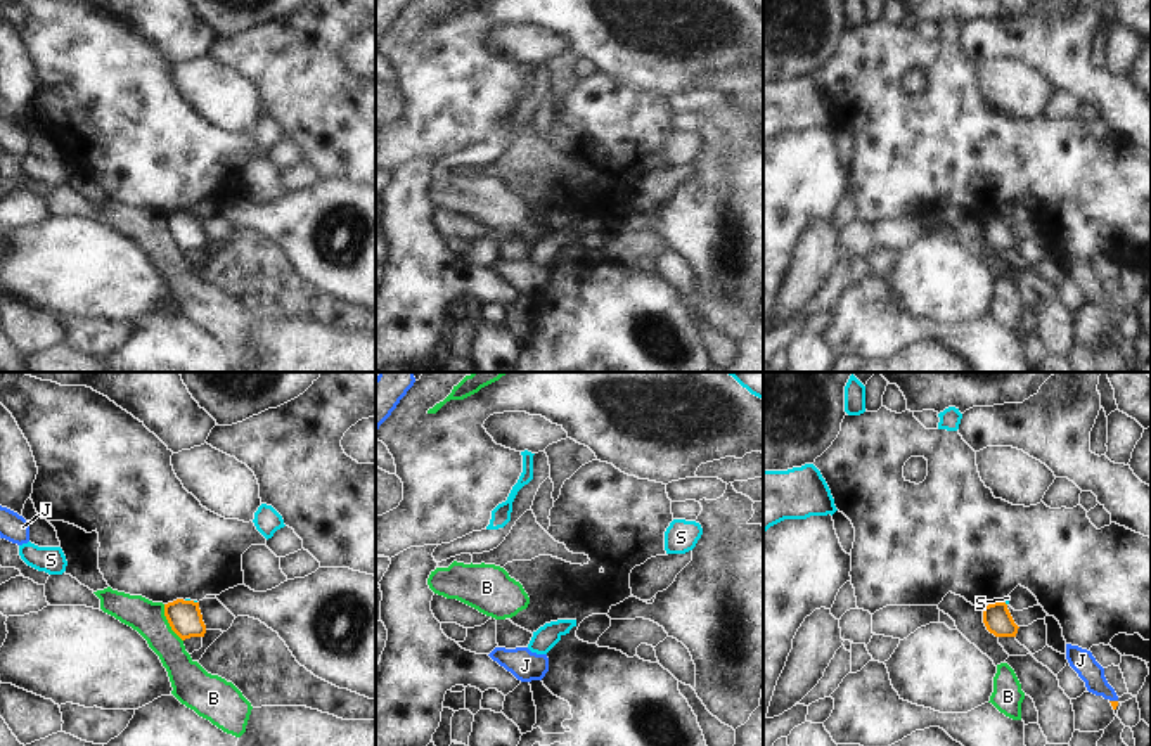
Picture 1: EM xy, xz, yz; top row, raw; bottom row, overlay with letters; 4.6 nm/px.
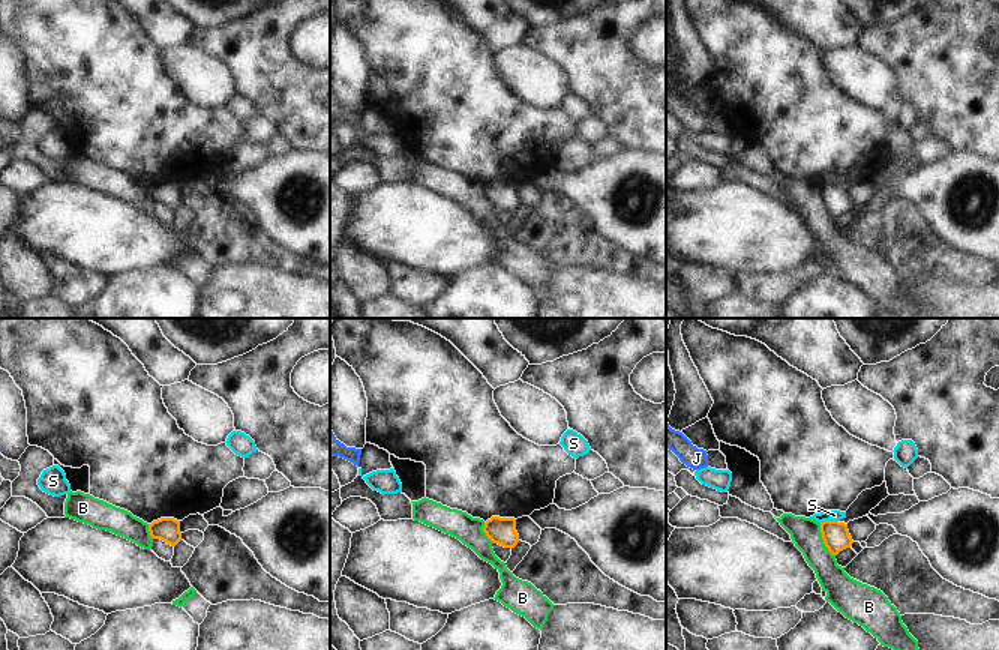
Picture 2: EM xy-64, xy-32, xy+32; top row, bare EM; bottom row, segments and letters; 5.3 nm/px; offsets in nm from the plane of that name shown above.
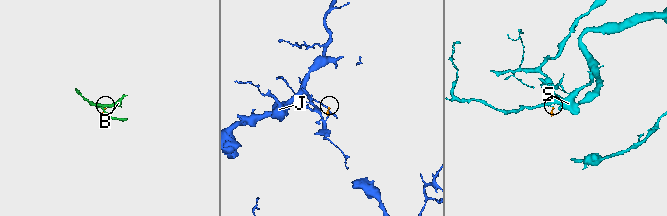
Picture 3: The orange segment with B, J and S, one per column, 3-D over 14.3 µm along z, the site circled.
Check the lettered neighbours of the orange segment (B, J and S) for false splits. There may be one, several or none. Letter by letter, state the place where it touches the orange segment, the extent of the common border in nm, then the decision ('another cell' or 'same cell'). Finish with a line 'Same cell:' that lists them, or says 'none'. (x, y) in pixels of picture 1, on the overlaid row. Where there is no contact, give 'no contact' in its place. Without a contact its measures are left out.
B: xy (168, 622) | 200 nm | another cell
J: yz (1113, 701) | 40 nm | another cell
S: xy (187, 601) | 30 nm | another cell
Same cell: none

